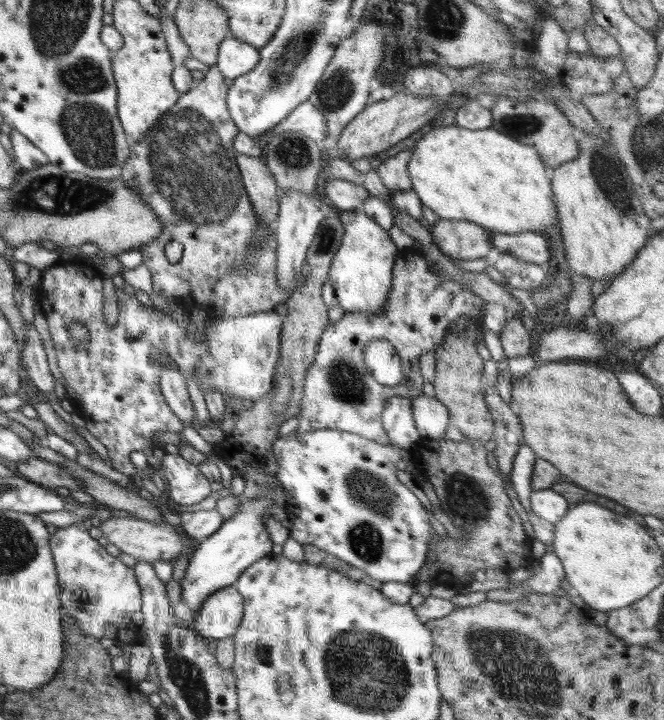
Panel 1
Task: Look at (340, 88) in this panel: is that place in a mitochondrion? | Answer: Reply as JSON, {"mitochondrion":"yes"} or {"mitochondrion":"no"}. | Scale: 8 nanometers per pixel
{"mitochondrion":"yes"}

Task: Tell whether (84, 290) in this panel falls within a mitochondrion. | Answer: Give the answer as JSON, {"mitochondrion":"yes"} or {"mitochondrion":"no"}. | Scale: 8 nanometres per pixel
{"mitochondrion":"no"}

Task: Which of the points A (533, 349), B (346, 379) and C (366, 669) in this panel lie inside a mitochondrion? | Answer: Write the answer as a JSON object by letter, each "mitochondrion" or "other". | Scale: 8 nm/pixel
{"A":"other","B":"mitochondrion","C":"mitochondrion"}

